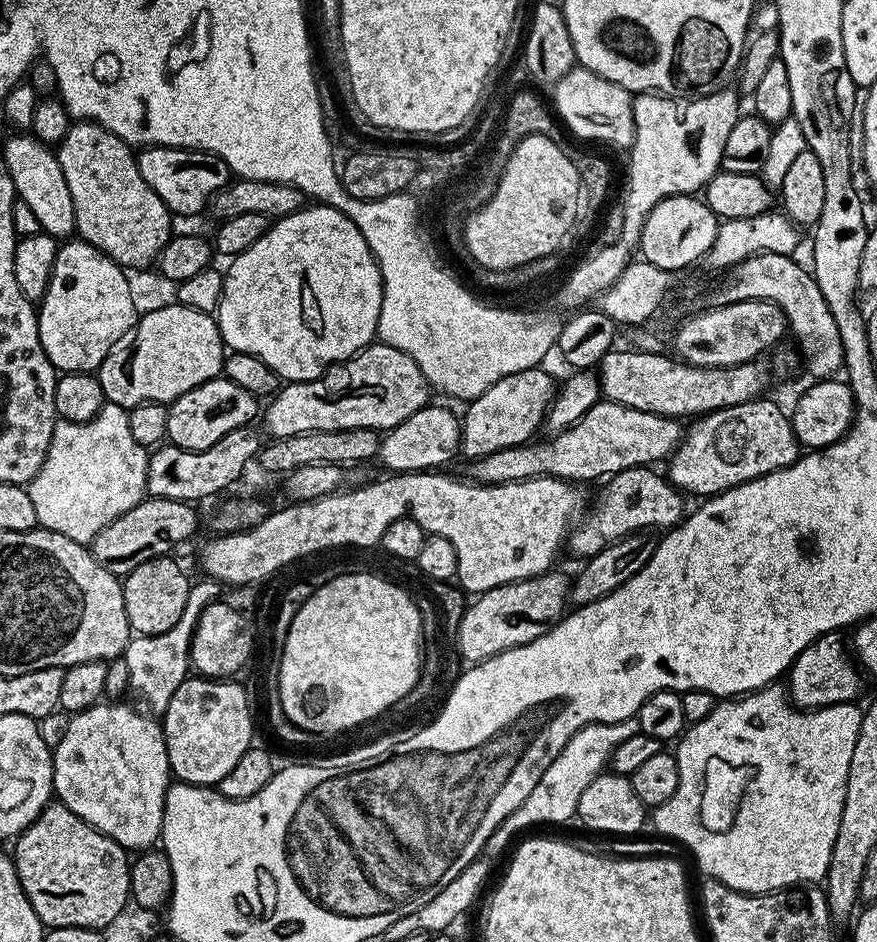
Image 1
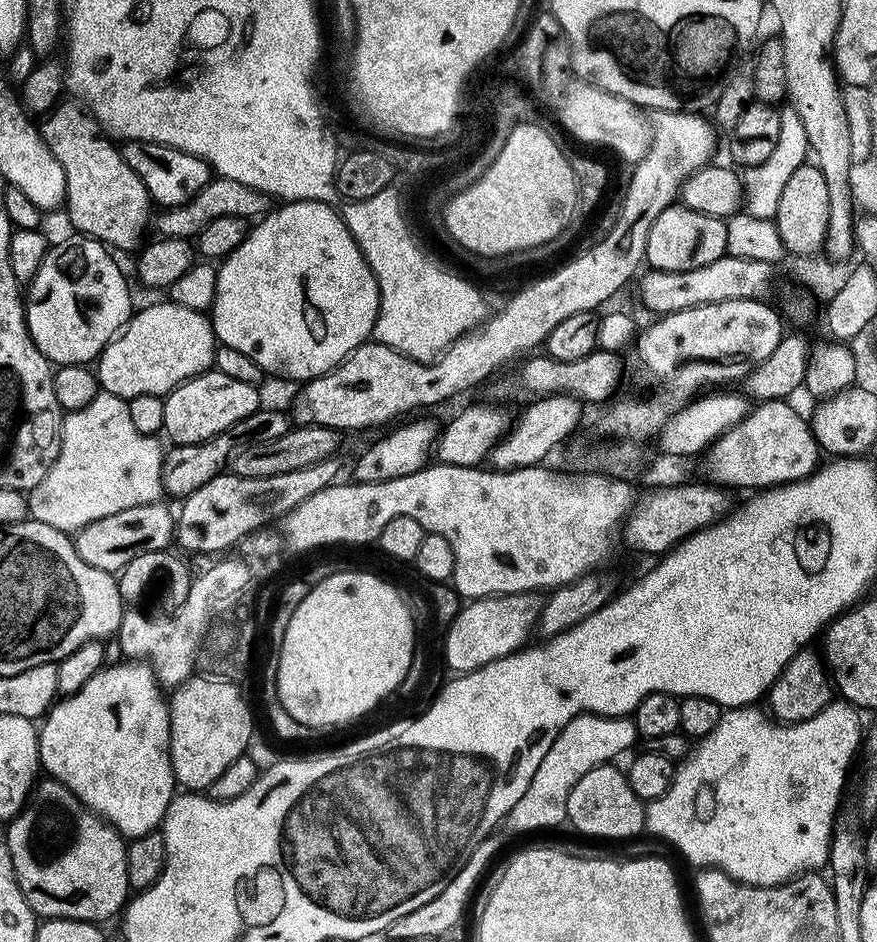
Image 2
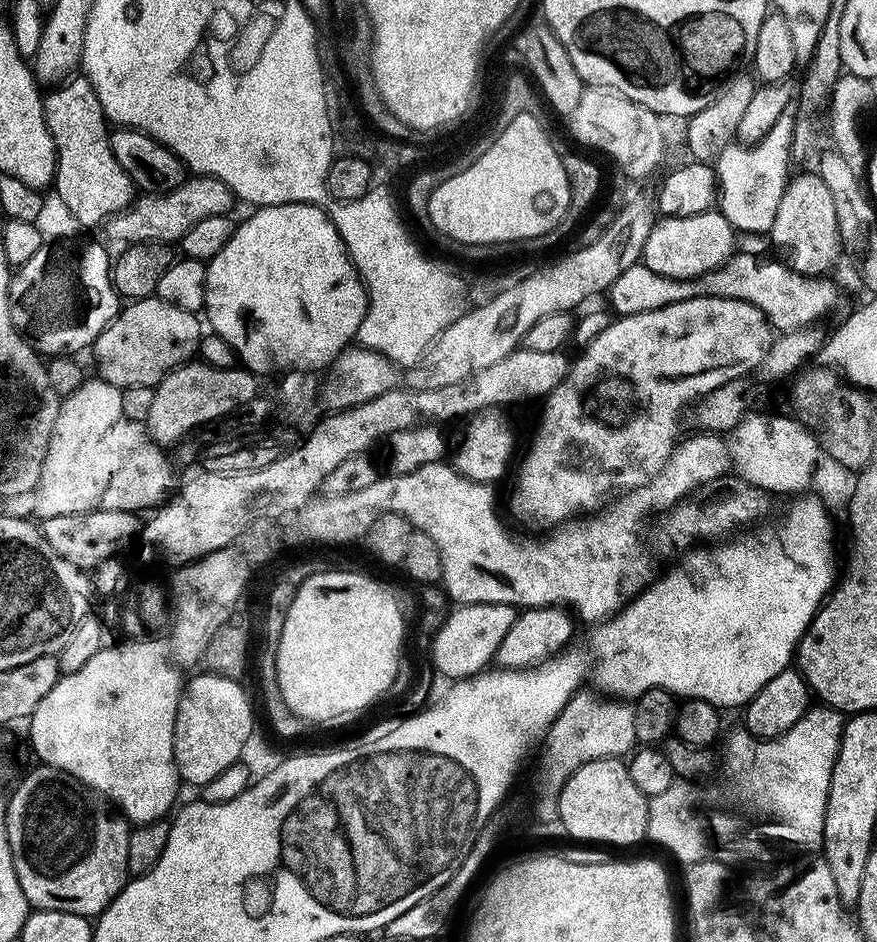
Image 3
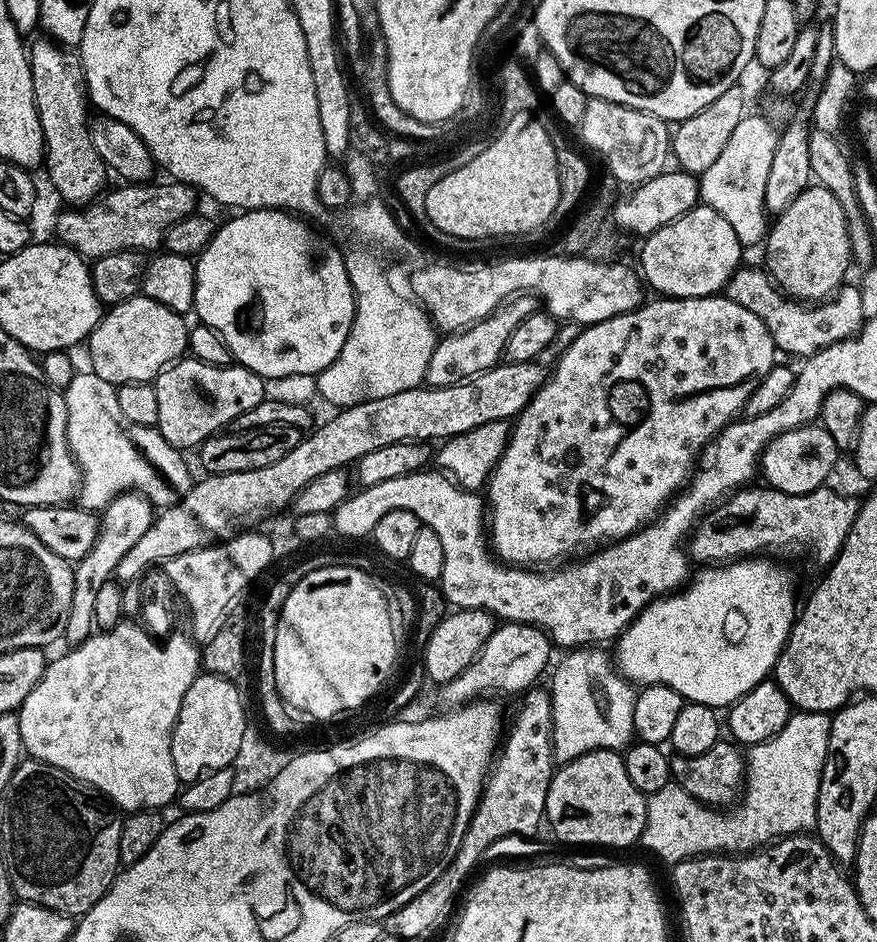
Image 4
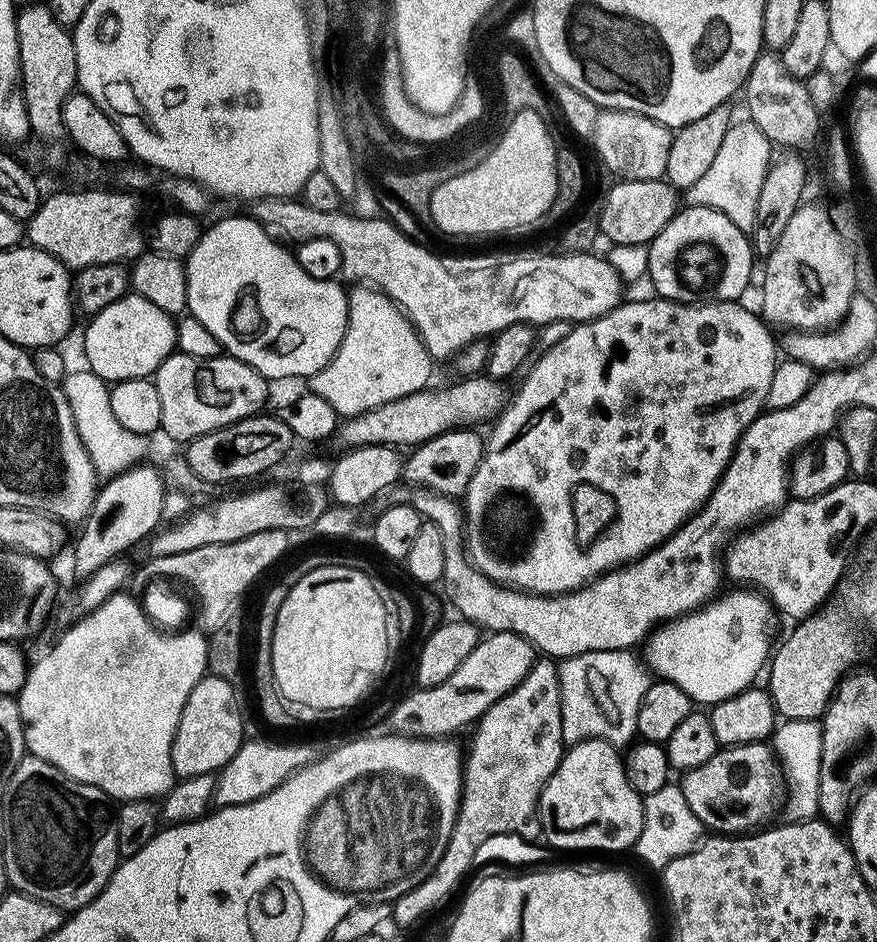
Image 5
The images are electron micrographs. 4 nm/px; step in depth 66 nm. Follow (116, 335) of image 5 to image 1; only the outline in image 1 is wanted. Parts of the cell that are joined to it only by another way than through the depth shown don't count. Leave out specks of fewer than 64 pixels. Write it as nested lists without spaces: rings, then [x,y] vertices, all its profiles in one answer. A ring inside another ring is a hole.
[[[176,303],[165,309],[155,310],[139,317],[134,328],[136,341],[132,344],[132,361],[128,364],[128,356],[123,347],[117,346],[101,362],[98,379],[104,391],[105,401],[117,404],[126,409],[133,409],[139,404],[171,404],[182,394],[194,390],[194,386],[202,386],[202,382],[214,380],[224,371],[226,345],[220,336],[220,326],[211,312],[192,309],[188,305]]]

